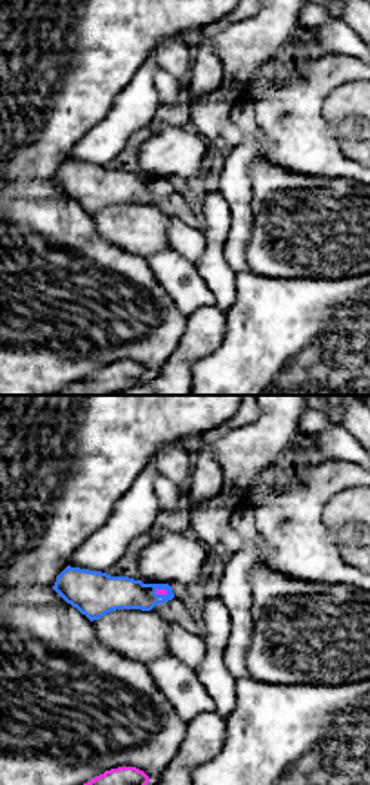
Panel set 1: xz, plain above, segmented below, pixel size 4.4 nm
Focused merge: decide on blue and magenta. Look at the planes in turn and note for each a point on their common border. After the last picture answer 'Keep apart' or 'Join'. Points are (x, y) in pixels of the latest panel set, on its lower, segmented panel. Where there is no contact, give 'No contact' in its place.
Touches blue at (162, 588)

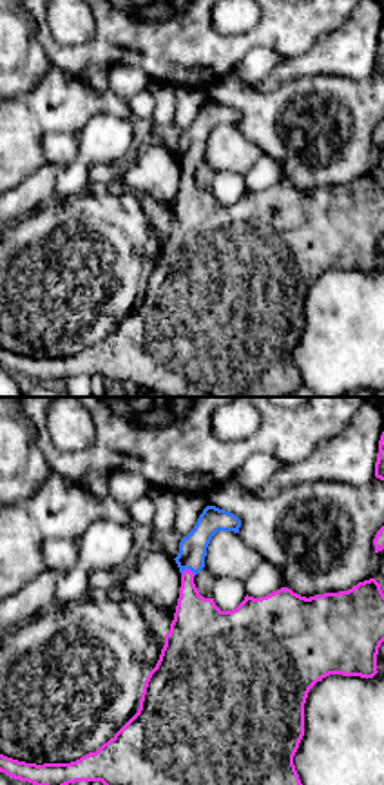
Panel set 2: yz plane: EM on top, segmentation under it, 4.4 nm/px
Touches blue at (189, 568)

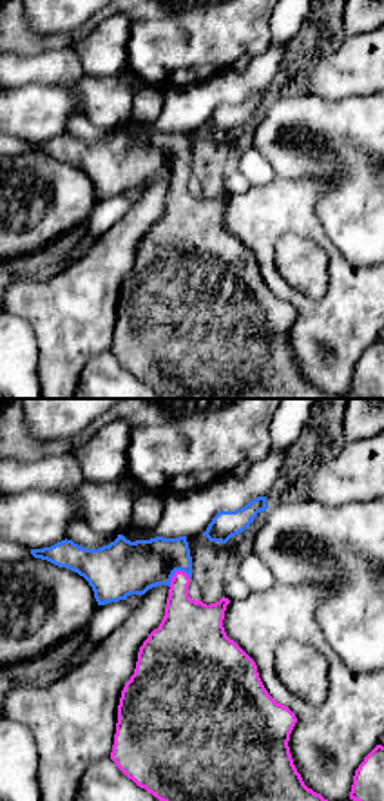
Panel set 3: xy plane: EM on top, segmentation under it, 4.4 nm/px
Touches blue at (174, 571)

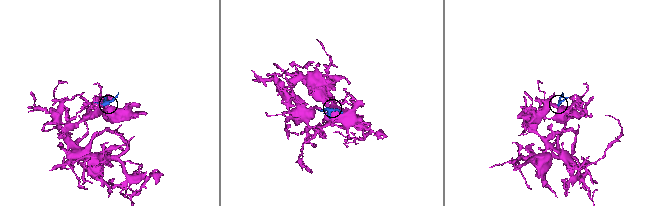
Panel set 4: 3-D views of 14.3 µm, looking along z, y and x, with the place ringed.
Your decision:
Join

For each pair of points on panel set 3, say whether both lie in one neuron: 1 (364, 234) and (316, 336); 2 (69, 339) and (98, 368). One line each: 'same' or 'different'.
1: different
2: different

